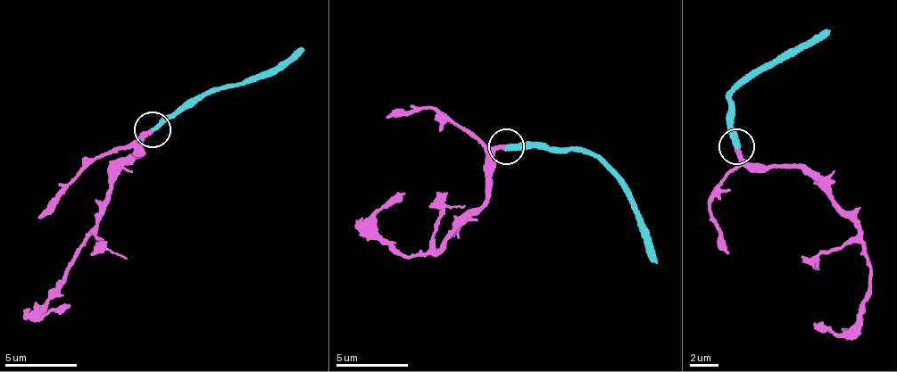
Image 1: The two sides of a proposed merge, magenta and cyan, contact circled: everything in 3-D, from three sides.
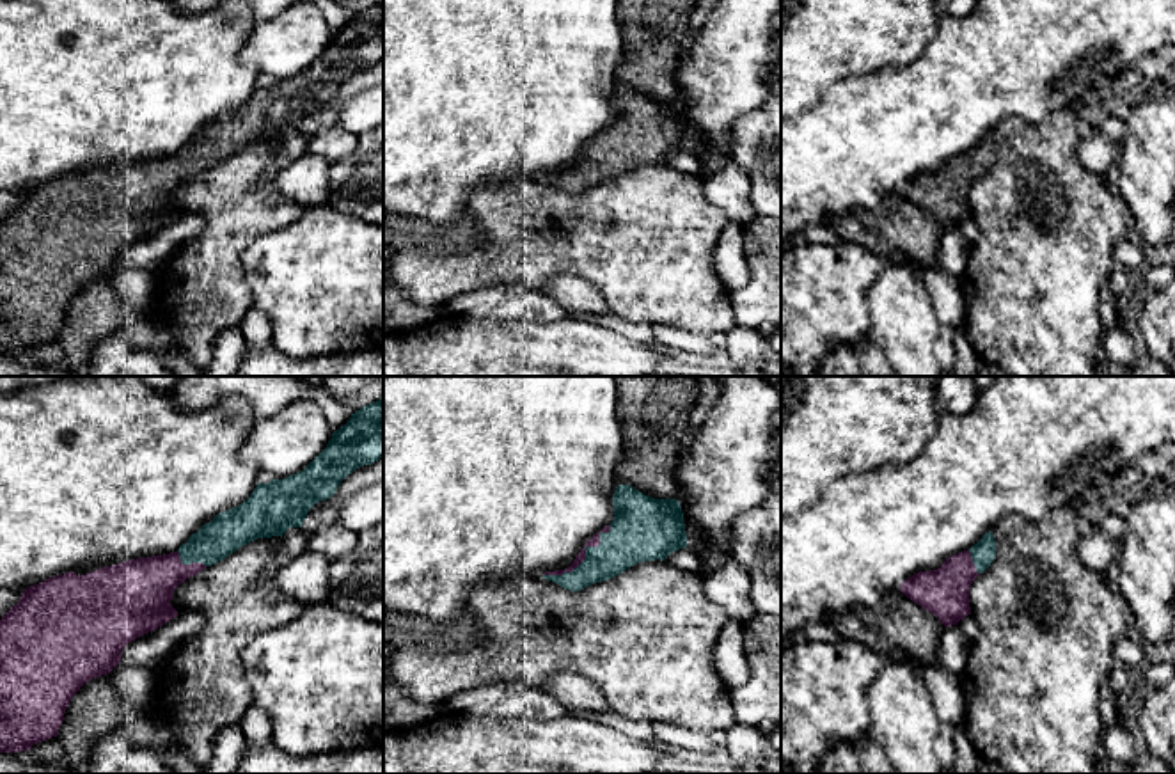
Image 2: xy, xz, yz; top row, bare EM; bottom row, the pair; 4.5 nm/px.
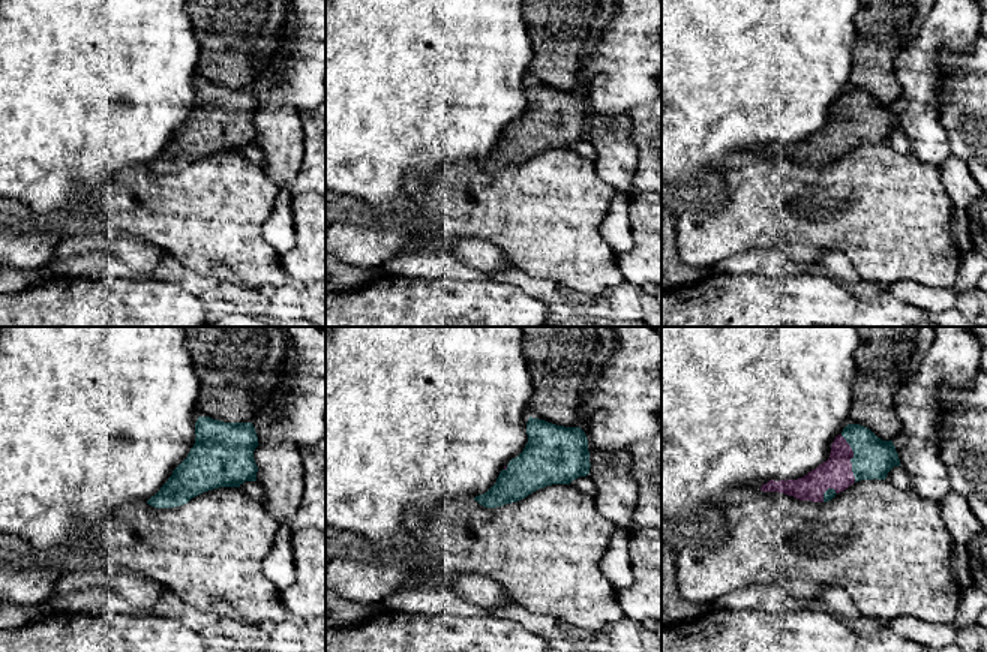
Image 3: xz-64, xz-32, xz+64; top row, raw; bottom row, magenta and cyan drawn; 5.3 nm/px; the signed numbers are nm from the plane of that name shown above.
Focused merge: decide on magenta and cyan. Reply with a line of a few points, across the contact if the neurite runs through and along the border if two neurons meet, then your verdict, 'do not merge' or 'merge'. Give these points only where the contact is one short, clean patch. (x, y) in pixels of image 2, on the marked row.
merge

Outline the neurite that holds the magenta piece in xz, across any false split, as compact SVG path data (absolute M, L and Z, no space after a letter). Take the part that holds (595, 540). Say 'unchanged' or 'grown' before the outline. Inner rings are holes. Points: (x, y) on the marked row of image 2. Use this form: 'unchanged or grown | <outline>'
grown | M618 485L614 520L586 541L566 570L541 577L570 591L609 580L627 568L660 559L687 547L682 506L676 499L653 499L630 485Z

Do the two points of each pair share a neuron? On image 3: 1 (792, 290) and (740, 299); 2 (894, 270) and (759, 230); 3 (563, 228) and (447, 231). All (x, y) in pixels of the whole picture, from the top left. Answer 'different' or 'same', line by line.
1: same
2: same
3: same

